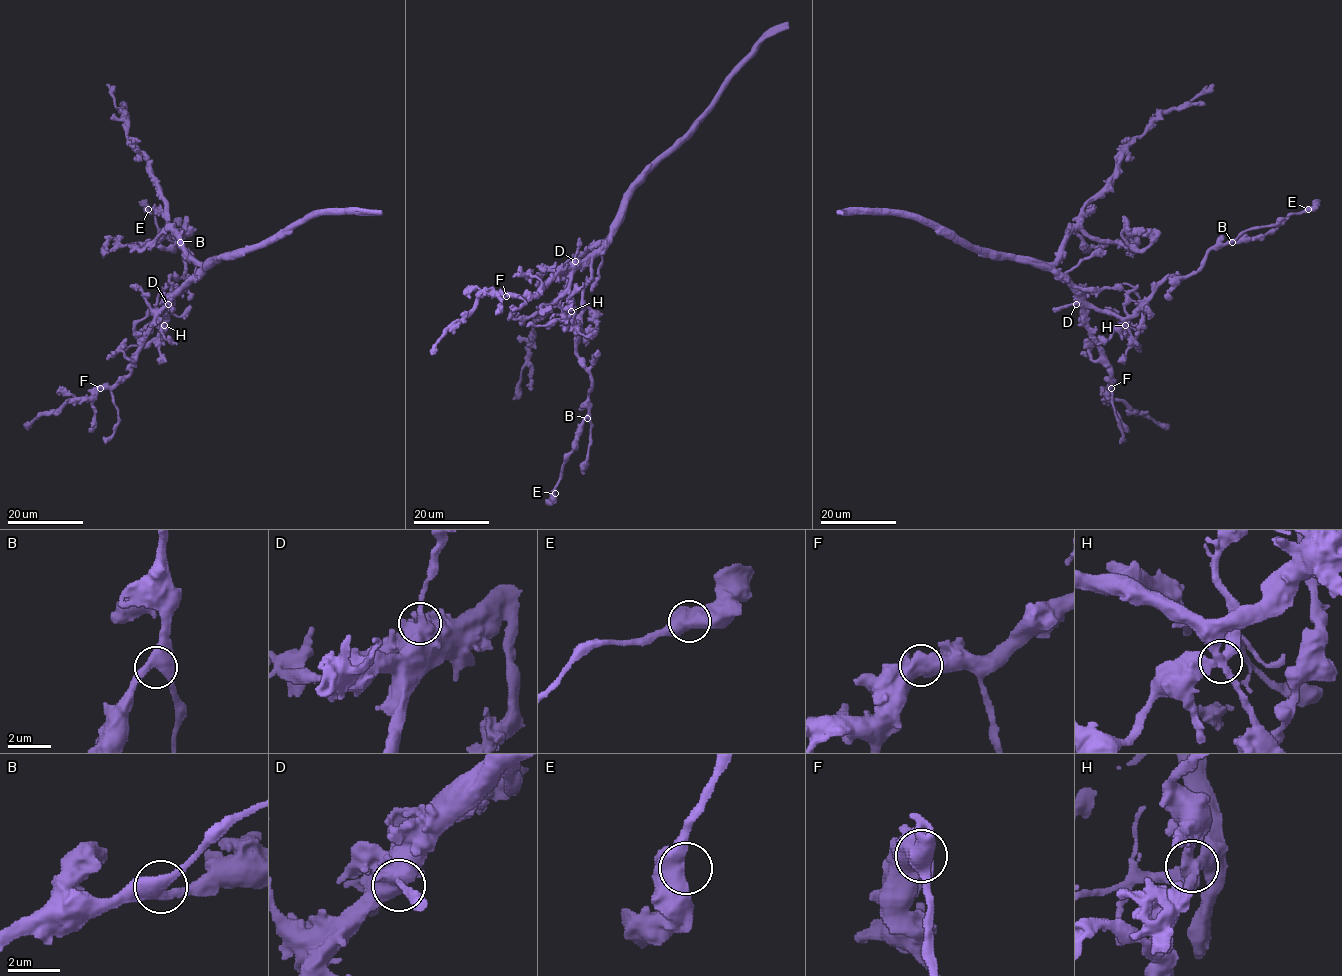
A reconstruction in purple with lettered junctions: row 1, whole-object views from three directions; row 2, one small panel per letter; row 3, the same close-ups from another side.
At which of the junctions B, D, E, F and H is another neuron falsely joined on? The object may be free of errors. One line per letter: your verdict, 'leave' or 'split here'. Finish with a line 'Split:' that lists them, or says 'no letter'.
B: leave
D: leave
E: leave
F: leave
H: split here
Split: H

